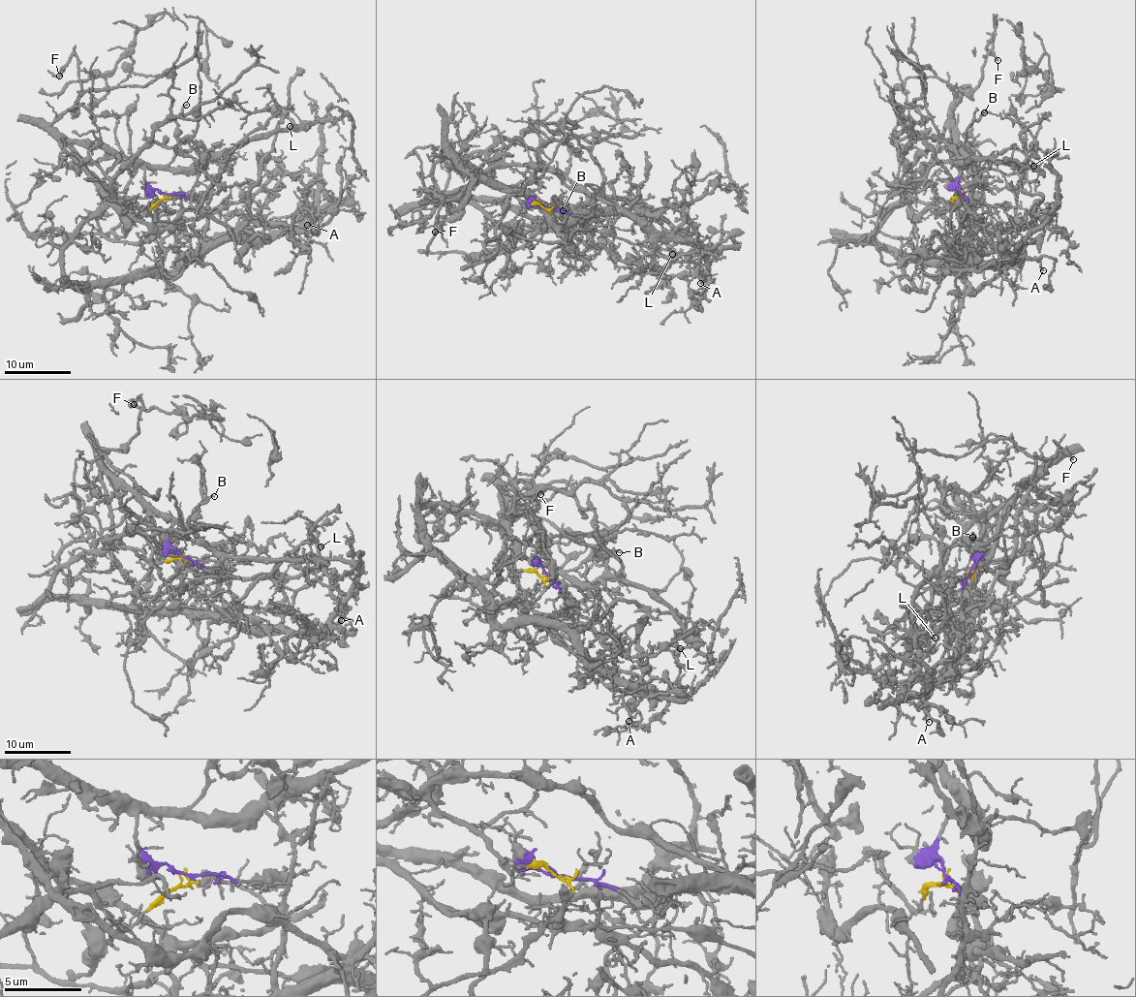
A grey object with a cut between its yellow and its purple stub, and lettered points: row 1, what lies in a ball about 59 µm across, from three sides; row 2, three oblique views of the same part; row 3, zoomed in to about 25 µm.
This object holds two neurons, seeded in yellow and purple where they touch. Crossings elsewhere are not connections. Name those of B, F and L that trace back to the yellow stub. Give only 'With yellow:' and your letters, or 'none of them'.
With yellow: none of them

